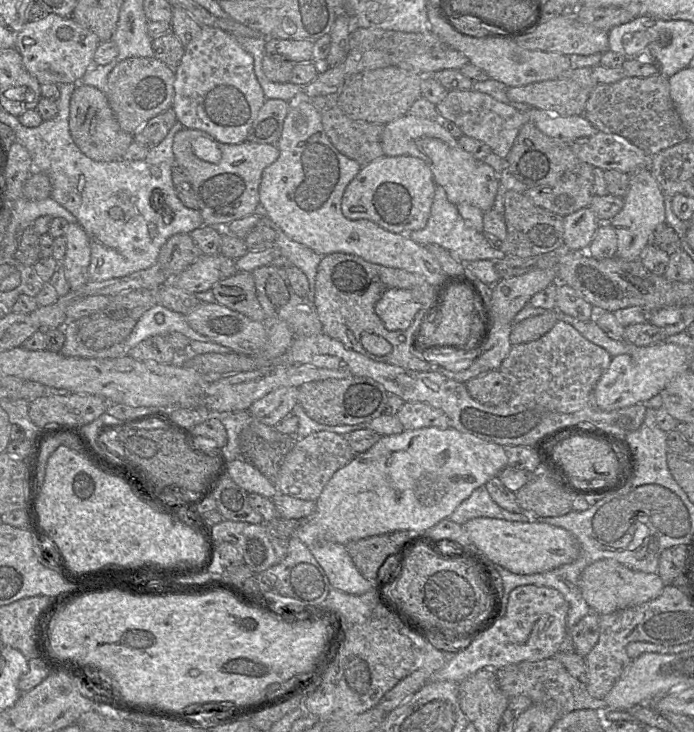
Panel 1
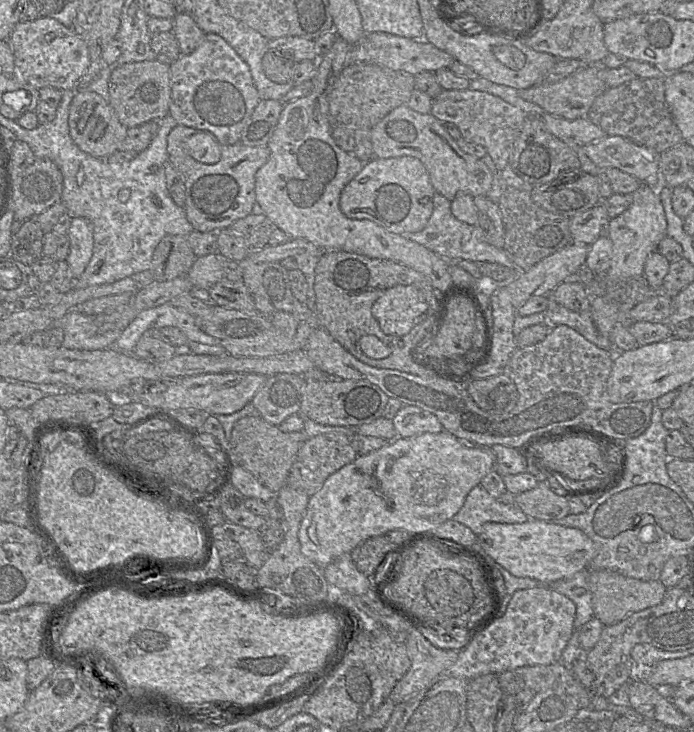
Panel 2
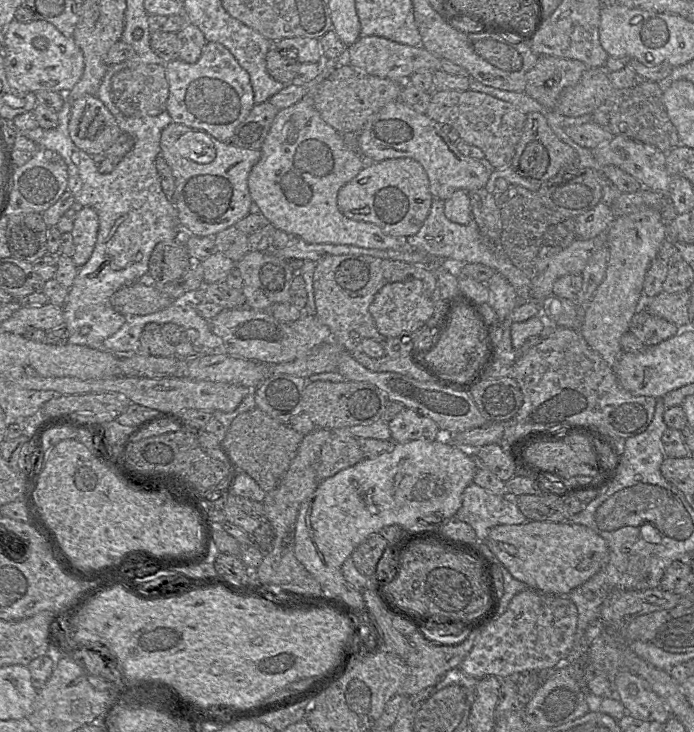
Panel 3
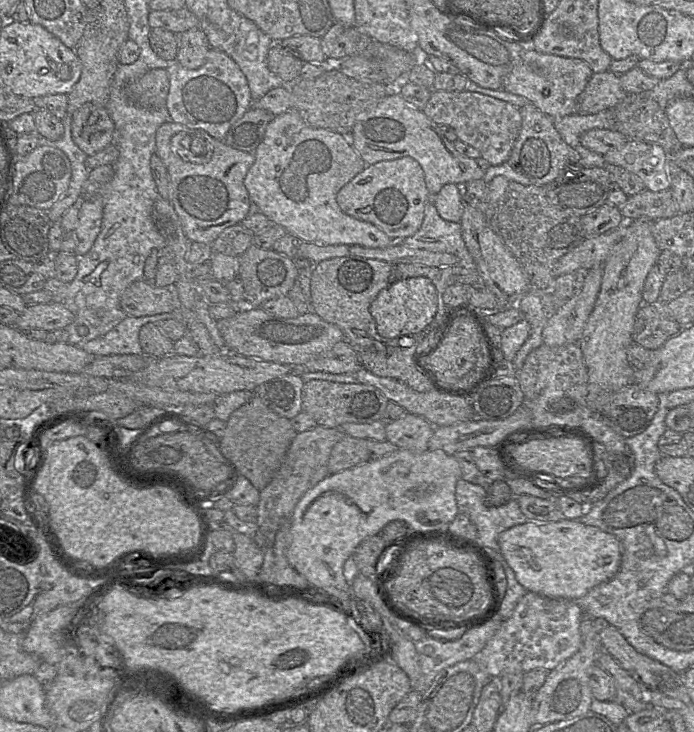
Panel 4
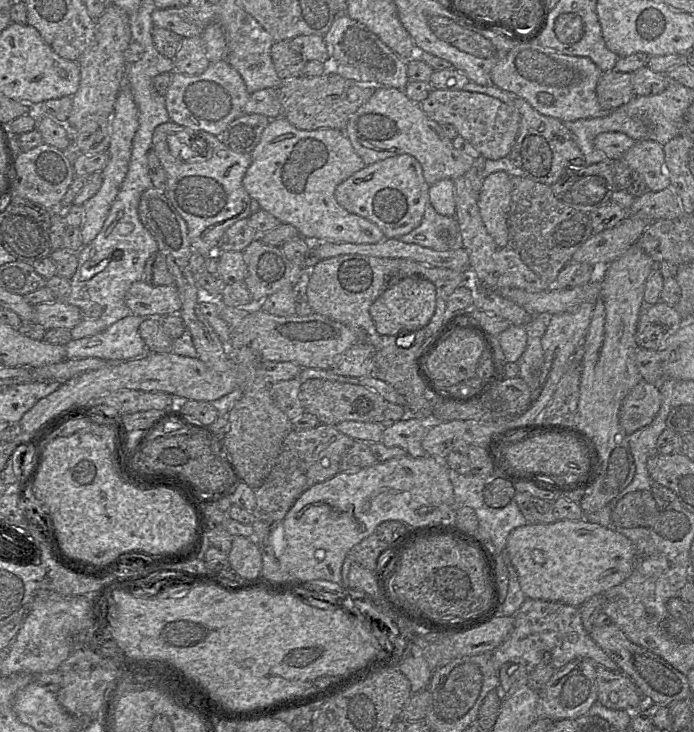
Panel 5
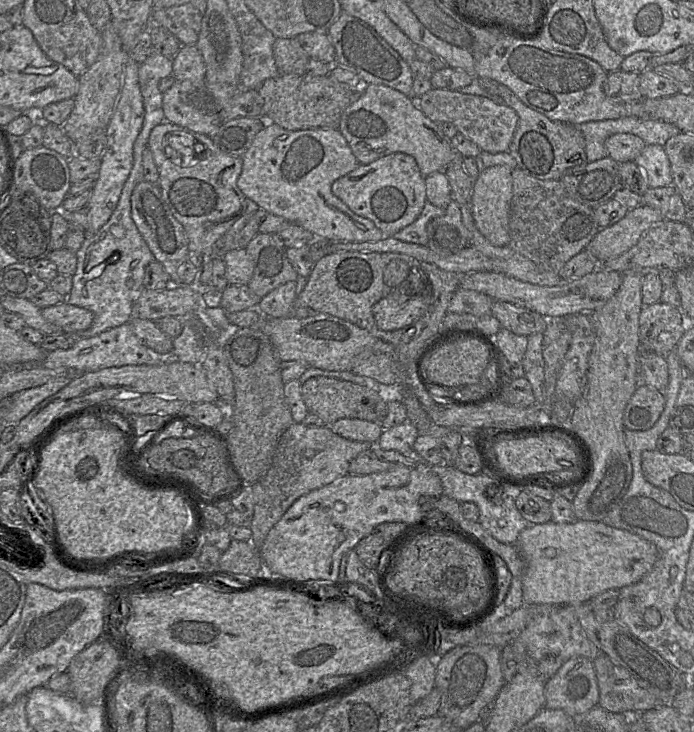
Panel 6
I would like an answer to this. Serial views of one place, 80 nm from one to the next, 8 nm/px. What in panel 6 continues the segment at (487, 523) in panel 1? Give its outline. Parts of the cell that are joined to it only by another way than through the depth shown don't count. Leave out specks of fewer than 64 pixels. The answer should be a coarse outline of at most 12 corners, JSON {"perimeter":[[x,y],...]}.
{"perimeter":[[602,521],[531,525],[525,605],[638,582],[650,541]]}

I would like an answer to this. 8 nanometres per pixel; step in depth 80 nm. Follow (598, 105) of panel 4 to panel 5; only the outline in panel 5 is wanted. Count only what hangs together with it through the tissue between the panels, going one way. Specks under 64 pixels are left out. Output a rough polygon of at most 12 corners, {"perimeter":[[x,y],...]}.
{"perimeter":[[603,73],[596,87],[606,111],[635,97],[631,73]]}

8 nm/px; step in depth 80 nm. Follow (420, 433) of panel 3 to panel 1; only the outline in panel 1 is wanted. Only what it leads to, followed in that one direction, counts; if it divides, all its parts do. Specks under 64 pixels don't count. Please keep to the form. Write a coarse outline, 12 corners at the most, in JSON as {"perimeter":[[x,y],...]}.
{"perimeter":[[404,402],[396,416],[404,430],[449,427],[443,411]]}

